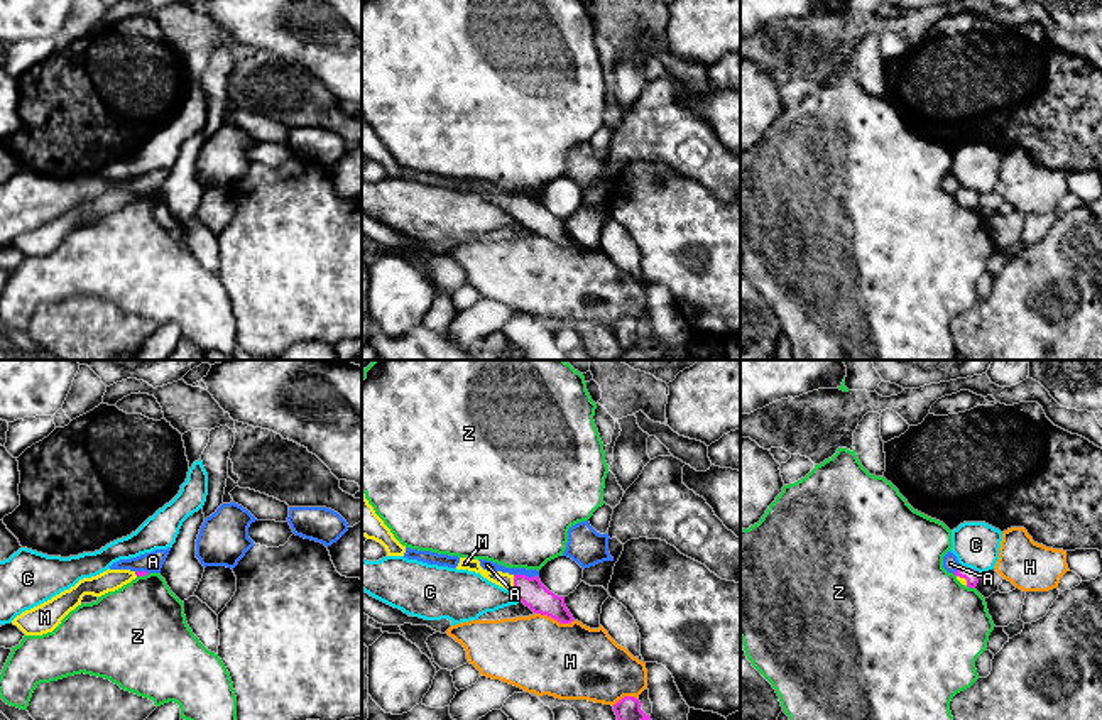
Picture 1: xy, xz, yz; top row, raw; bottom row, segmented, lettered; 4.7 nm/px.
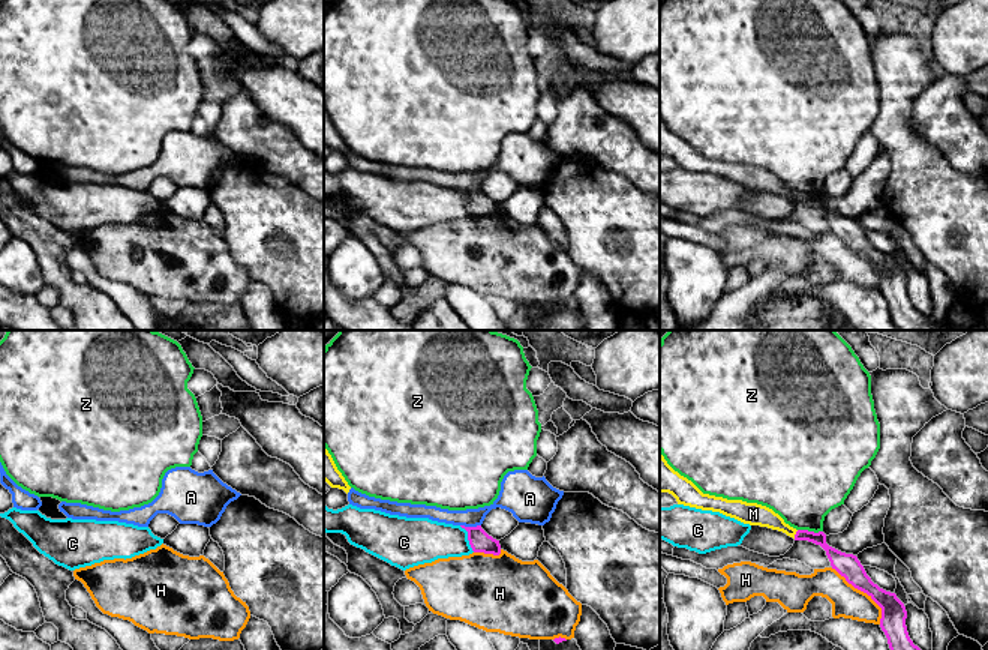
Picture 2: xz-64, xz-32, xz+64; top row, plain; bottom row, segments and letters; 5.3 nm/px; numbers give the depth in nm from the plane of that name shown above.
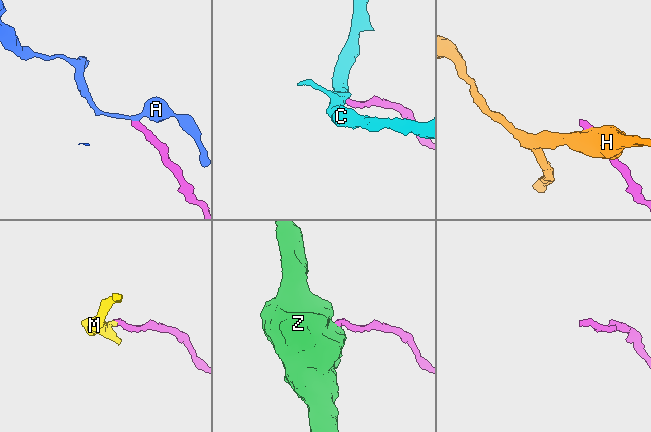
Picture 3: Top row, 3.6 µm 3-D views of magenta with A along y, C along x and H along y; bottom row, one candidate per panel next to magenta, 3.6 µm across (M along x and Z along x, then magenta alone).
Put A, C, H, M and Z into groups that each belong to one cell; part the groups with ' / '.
A / C / H / M / Z

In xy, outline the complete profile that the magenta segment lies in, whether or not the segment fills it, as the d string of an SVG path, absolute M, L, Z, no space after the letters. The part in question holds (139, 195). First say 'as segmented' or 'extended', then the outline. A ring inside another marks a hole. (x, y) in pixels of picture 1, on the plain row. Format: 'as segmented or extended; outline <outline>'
extended; outline M106 191L96 198L83 199L69 211L61 213L51 221L22 233L12 245L25 257L42 257L52 254L61 242L81 226L85 216L101 218L130 205L137 198L145 198L147 193Z

